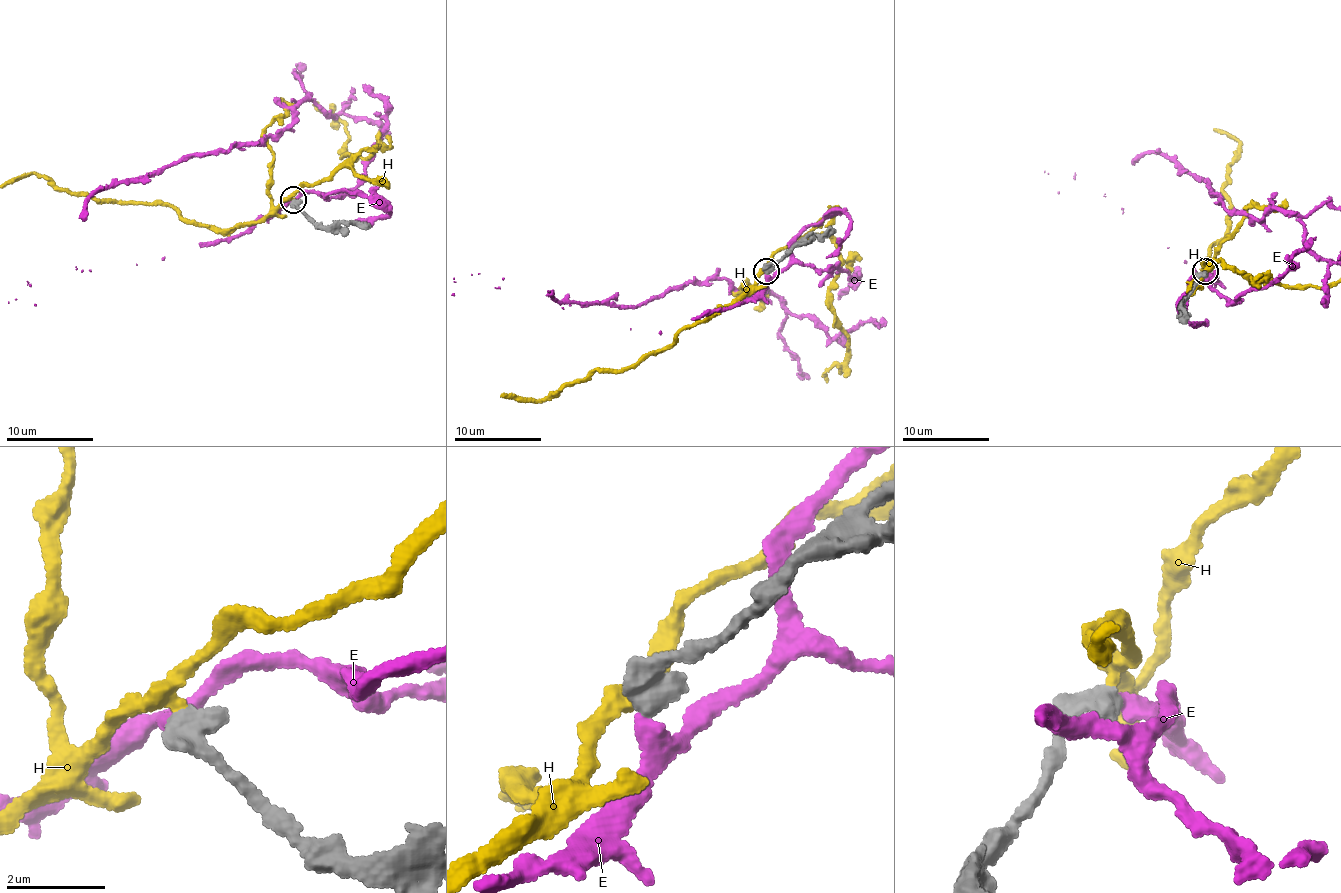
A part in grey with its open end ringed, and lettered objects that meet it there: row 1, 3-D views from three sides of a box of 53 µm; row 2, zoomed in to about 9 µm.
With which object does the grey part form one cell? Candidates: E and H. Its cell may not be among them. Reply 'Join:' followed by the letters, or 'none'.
Join: H

